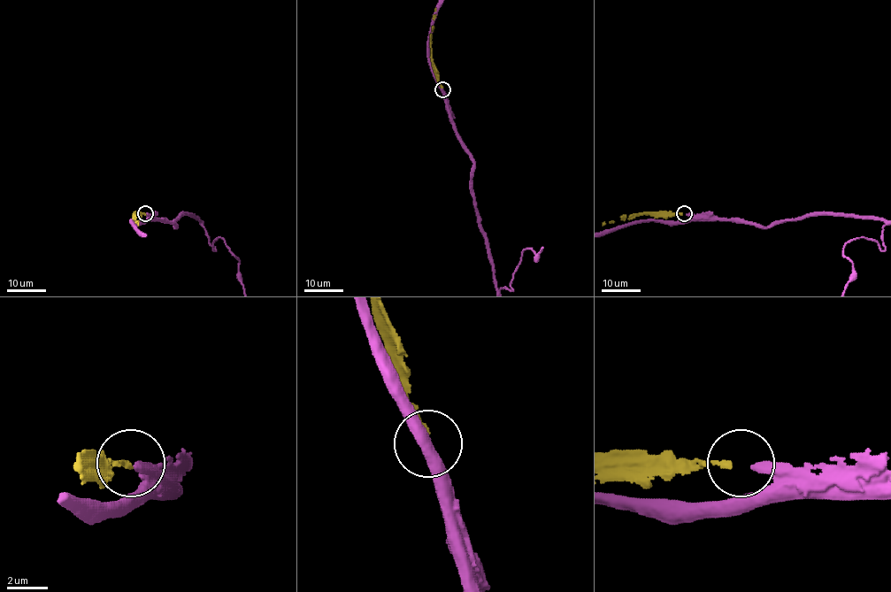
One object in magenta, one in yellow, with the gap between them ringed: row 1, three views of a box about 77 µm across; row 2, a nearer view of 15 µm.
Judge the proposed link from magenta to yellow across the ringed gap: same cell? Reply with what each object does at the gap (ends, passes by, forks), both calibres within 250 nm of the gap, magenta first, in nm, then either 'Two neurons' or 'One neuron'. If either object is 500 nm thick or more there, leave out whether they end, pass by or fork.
At the ring magenta ends. At the ring yellow ends. Thickness 400 nm (magenta) against 300 nm. Two neurons

